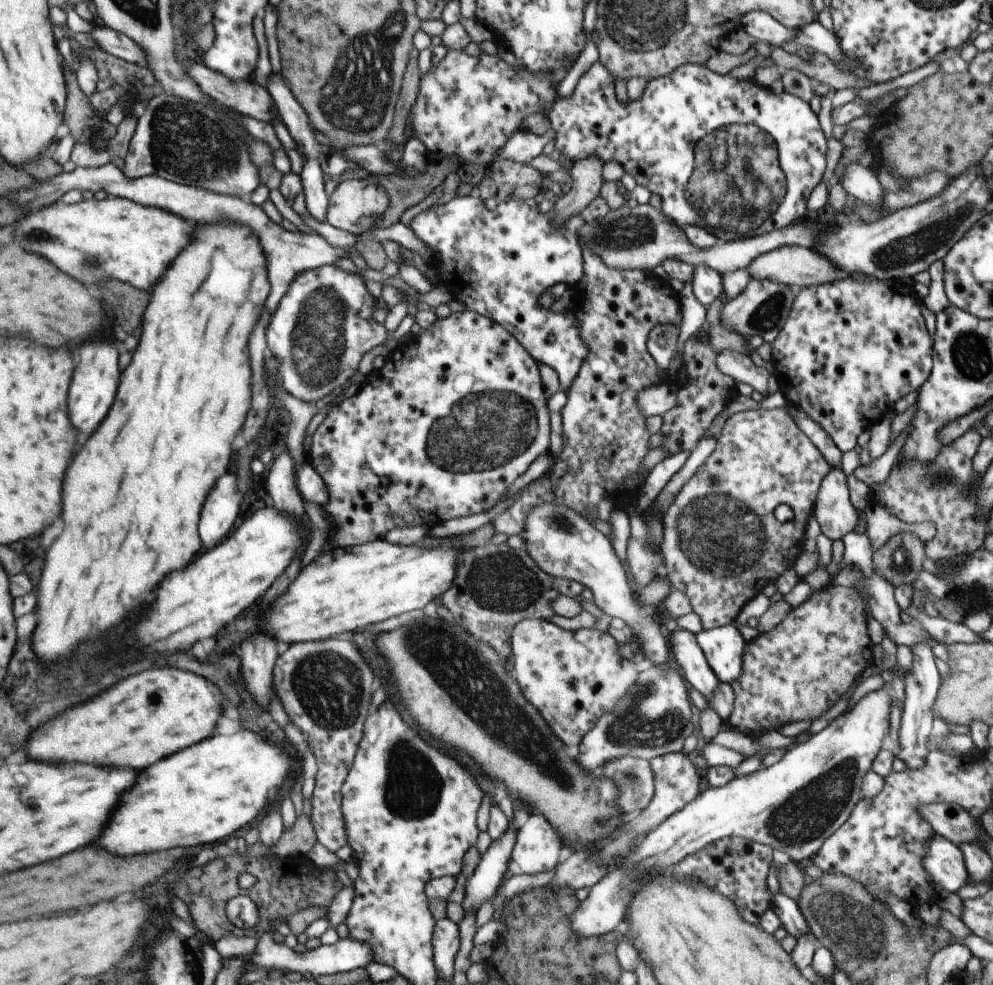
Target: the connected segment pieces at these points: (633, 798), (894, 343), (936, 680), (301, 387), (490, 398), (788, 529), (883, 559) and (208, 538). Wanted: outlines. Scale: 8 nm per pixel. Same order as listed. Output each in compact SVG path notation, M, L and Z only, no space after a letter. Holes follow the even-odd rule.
M633 756L613 758L602 766L598 775L619 786L617 806L623 813L623 820L632 819L639 814L652 799L654 782L649 761Z
M845 277L803 287L797 290L785 324L770 344L772 374L778 382L778 390L788 405L801 409L816 422L842 453L855 446L863 430L870 430L874 423L891 416L896 400L919 390L928 380L934 358L933 340L919 312L921 298L911 286L903 279Z
M915 643L909 648L912 652L912 663L902 676L905 698L898 730L900 750L895 757L905 763L905 769L918 769L924 765L924 758L928 753L925 744L927 735L931 732L932 704L940 683L940 676L933 663L931 647L927 643Z
M323 265L303 271L291 283L269 324L267 340L272 354L280 363L278 370L284 380L284 388L306 403L331 397L347 386L357 372L357 362L373 346L385 340L385 330L371 314L375 310L370 288L365 288L363 278L335 265Z
M467 309L463 312L450 313L445 318L435 319L419 335L388 352L384 356L383 366L371 369L365 375L355 395L343 400L337 408L329 412L315 431L306 460L323 477L329 491L329 502L323 508L330 515L332 526L336 529L329 541L335 546L334 548L346 549L375 539L383 539L384 534L393 528L405 528L420 523L423 527L432 526L438 522L445 522L449 518L461 518L477 512L486 512L499 500L501 492L507 486L511 486L511 482L521 472L525 472L527 466L537 456L541 456L543 452L547 453L549 414L545 404L547 400L537 374L535 358L502 325Z
M774 407L771 409L751 409L747 411L738 411L731 414L724 422L719 436L716 438L716 445L713 452L705 458L703 464L679 487L674 494L673 500L662 514L662 539L660 542L660 555L662 556L663 572L669 580L669 585L673 589L682 592L689 601L692 611L699 616L703 629L710 629L729 623L734 623L735 616L742 609L742 606L752 599L757 593L761 593L762 588L775 582L777 577L785 570L792 568L797 557L803 552L803 530L809 518L809 510L815 508L813 500L815 492L819 492L820 484L823 478L830 471L827 461L821 456L821 453L795 422L789 418L789 414L783 410L783 407ZM778 504L787 504L793 513L791 520L779 523L773 517L773 509Z
M894 534L878 552L872 554L871 568L892 587L916 586L917 574L923 570L924 545L917 535Z
M233 472L213 488L213 496L209 496L201 518L201 538L207 548L215 548L215 544L223 542L233 530L243 504L243 494L237 488L239 478Z

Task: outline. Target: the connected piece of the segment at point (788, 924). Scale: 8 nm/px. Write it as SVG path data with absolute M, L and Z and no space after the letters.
M781 892L773 895L770 909L777 915L781 921L781 927L786 930L786 934L797 940L800 936L807 935L810 928L803 919L803 916L797 908L797 903L783 895Z

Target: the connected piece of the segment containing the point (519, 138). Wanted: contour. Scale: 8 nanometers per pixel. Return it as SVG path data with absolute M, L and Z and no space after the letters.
M551 128L541 136L519 130L508 138L508 143L505 143L505 146L498 152L497 159L507 159L525 164L539 155L543 146L551 139L554 139L554 132Z

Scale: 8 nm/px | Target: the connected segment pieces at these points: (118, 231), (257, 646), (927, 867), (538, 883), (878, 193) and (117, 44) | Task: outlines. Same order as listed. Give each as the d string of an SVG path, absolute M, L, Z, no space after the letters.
M107 196L104 200L94 198L82 200L77 204L65 205L62 202L43 207L38 211L31 211L26 217L17 222L17 244L21 244L27 252L41 254L63 272L69 272L69 276L77 276L77 280L123 280L133 284L135 288L149 290L153 288L167 266L177 258L177 252L181 252L191 242L193 228L187 224L187 220L159 210L159 208L145 208L129 199Z
M267 634L254 635L241 646L245 689L263 709L271 706L276 694L275 668L282 650L282 645Z
M937 834L926 845L928 850L922 860L924 870L932 876L933 886L956 893L970 884L962 852L958 846Z
M557 865L547 872L537 872L537 874L513 873L513 875L504 881L504 884L497 889L497 894L492 900L492 908L501 910L506 901L513 895L529 889L541 889L551 882L555 876Z
M857 163L853 164L847 168L843 178L841 182L838 180L833 181L841 184L847 196L863 205L876 205L879 207L882 204L884 190L869 168L865 169Z
M94 20L89 23L93 26L89 34L103 50L130 63L141 64L145 60L148 64L145 51L126 34L117 32L105 24L99 26Z

